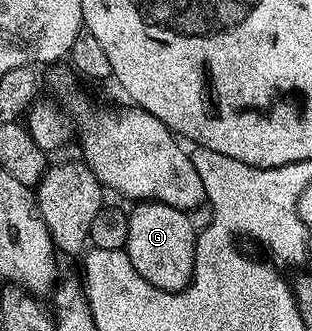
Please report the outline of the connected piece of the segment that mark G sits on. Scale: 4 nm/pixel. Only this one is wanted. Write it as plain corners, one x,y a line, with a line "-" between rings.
142,202
137,205
135,212
129,213
127,242
124,255
130,259
130,265
144,278
147,284
160,292
181,292
190,282
190,275
194,269
194,242
196,227
187,213
176,210
167,204

